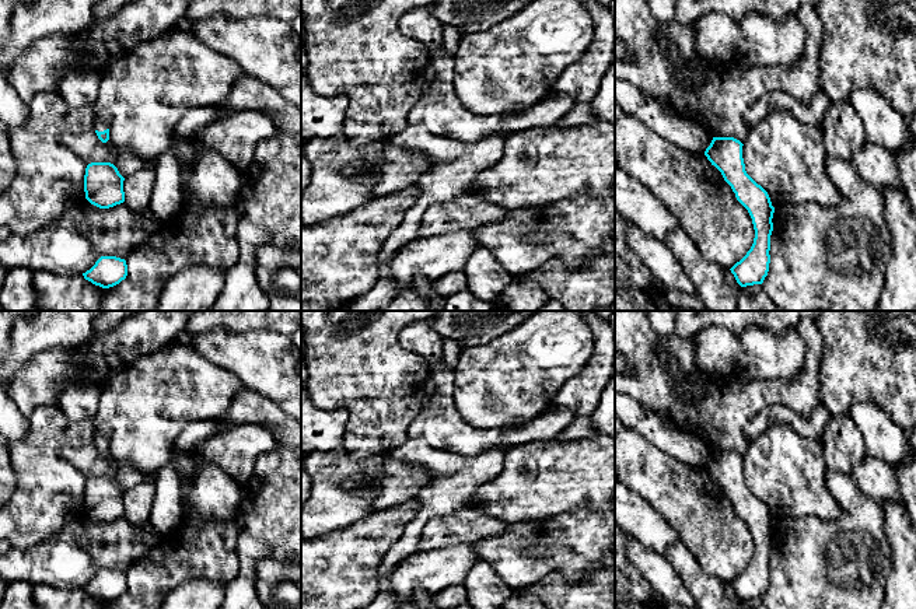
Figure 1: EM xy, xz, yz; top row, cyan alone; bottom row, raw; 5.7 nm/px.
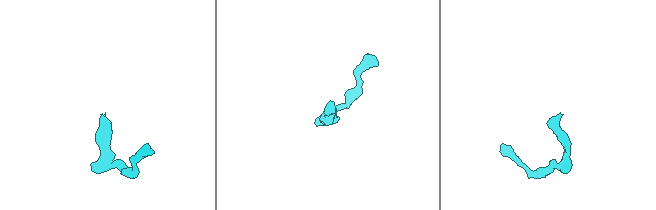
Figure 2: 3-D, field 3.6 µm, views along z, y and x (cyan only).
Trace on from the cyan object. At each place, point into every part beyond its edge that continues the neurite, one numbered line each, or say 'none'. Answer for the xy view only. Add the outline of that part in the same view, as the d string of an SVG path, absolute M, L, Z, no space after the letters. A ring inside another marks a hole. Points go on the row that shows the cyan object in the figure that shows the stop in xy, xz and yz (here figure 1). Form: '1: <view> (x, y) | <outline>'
1: xy (79, 83) | M73 62L60 74L60 94L74 108L90 106L94 112L94 130L108 129L111 113L98 111L95 101L99 92L101 76L95 69Z

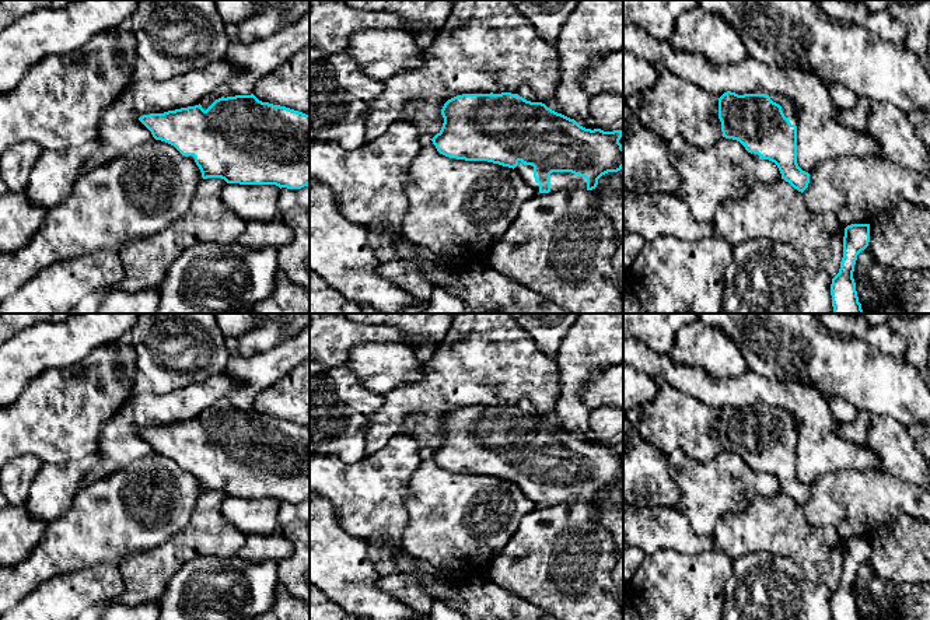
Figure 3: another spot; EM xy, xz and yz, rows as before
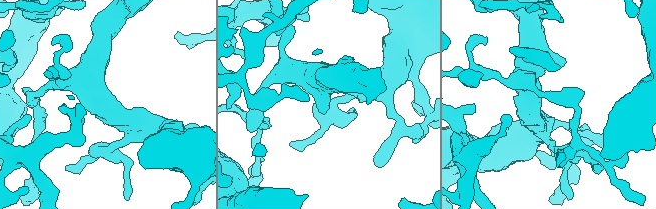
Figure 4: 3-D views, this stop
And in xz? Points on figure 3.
1: xz (559, 181) | M552 172L550 192L587 189L587 179L571 172Z

